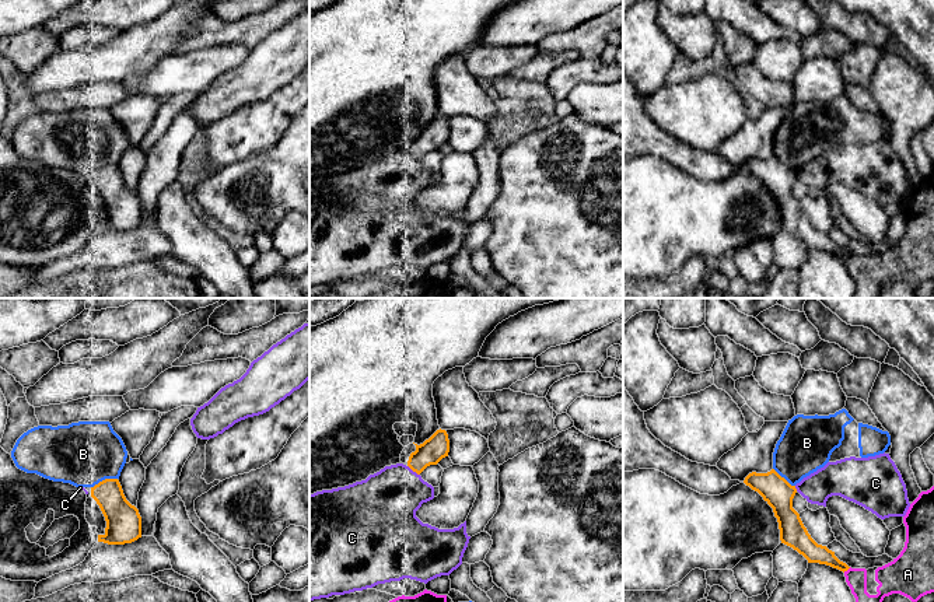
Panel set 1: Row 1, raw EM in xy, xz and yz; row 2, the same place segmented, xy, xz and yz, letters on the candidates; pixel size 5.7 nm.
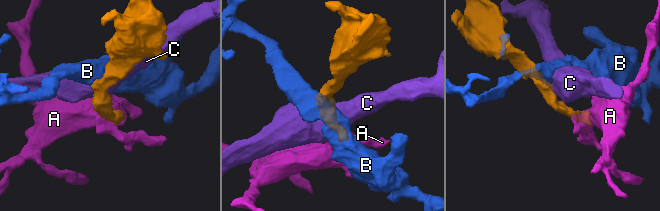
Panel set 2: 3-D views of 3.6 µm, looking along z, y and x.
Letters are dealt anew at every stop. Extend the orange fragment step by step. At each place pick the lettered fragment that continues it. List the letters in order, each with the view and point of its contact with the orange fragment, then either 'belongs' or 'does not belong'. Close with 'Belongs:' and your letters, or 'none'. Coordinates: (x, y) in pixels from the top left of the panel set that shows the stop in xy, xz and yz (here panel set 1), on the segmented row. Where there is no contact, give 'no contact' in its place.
A: meets orange in yz at (846, 570); does not belong
B: meets orange in xy at (105, 479); does not belong
C: meets orange in xz at (413, 471); does not belong
Belongs: none

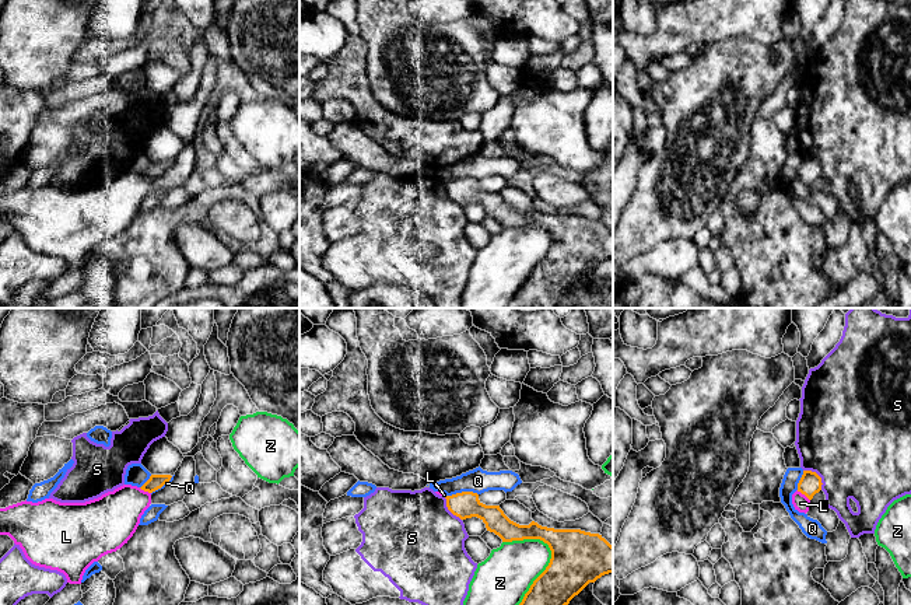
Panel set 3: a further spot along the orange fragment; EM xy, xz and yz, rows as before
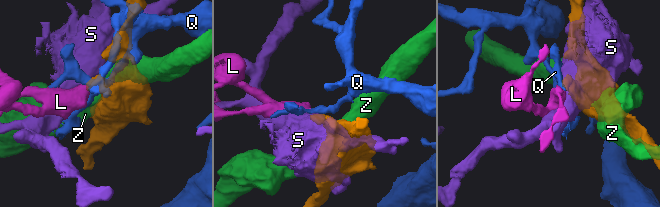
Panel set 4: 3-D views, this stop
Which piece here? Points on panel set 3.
L: meets orange in yz at (803, 493); does not belong
Q: meets orange in xz at (462, 492); does not belong
S: meets orange in yz at (817, 475); does not belong
Z: meets orange in xz at (545, 570); does not belong
Belongs: none

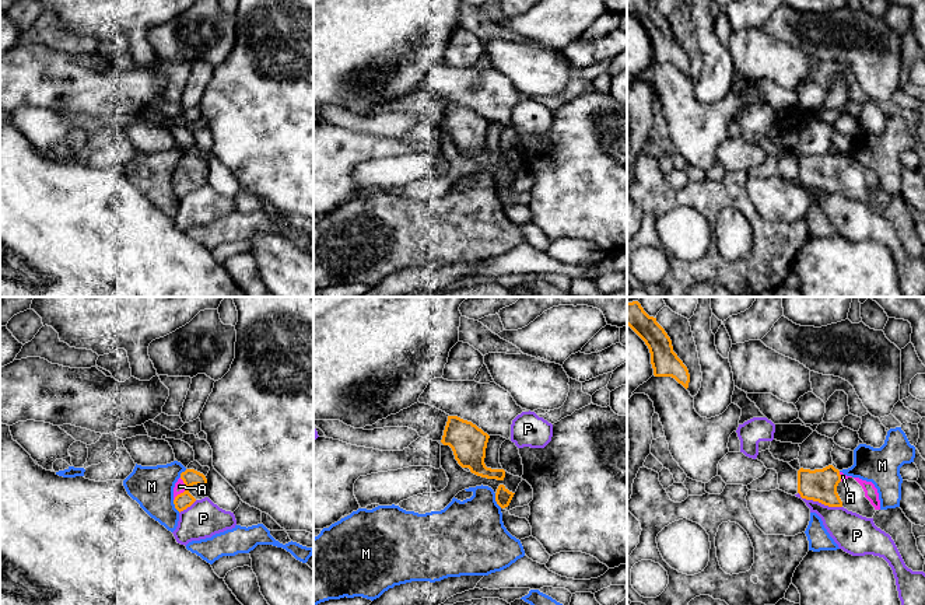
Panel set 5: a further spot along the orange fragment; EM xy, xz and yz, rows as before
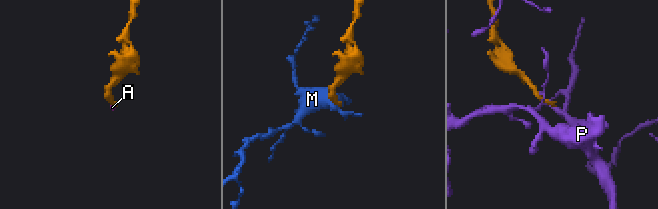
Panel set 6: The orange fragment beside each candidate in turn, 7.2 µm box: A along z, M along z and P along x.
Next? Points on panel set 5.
A: meets orange in xy at (185, 490); belongs
M: meets orange in xz at (496, 500); does not belong
P: meets orange in yz at (819, 502); does not belong
Belongs: A

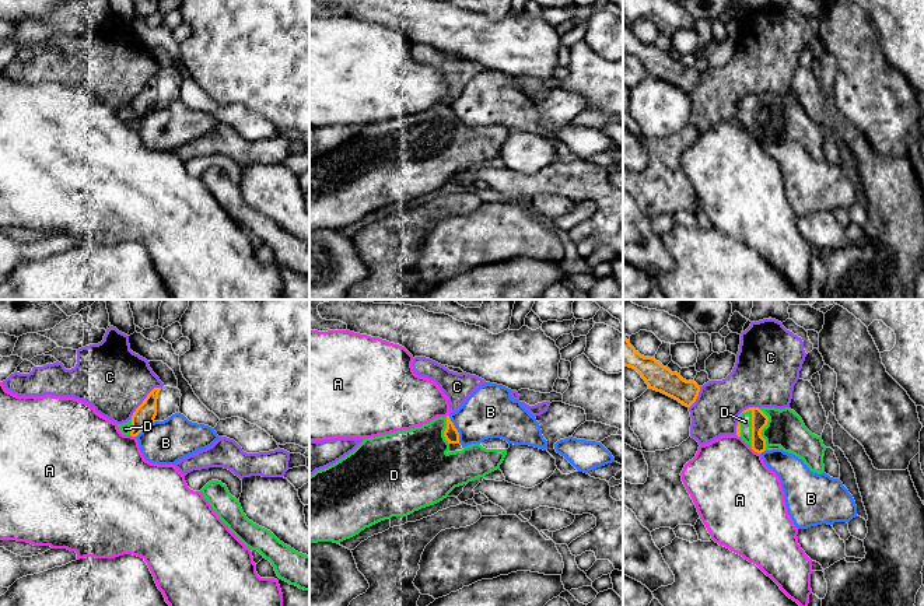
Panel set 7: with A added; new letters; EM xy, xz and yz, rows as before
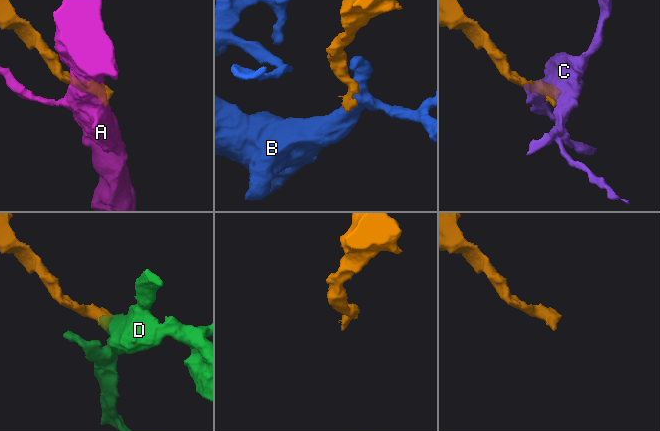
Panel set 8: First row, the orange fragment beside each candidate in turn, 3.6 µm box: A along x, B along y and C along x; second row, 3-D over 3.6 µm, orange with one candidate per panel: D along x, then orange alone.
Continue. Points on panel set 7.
A: meets orange in yz at (755, 451); does not belong
B: meets orange in xz at (457, 430); does not belong
C: meets orange in yz at (738, 416); does not belong
D: meets orange in yz at (752, 428); belongs
Belongs: D

